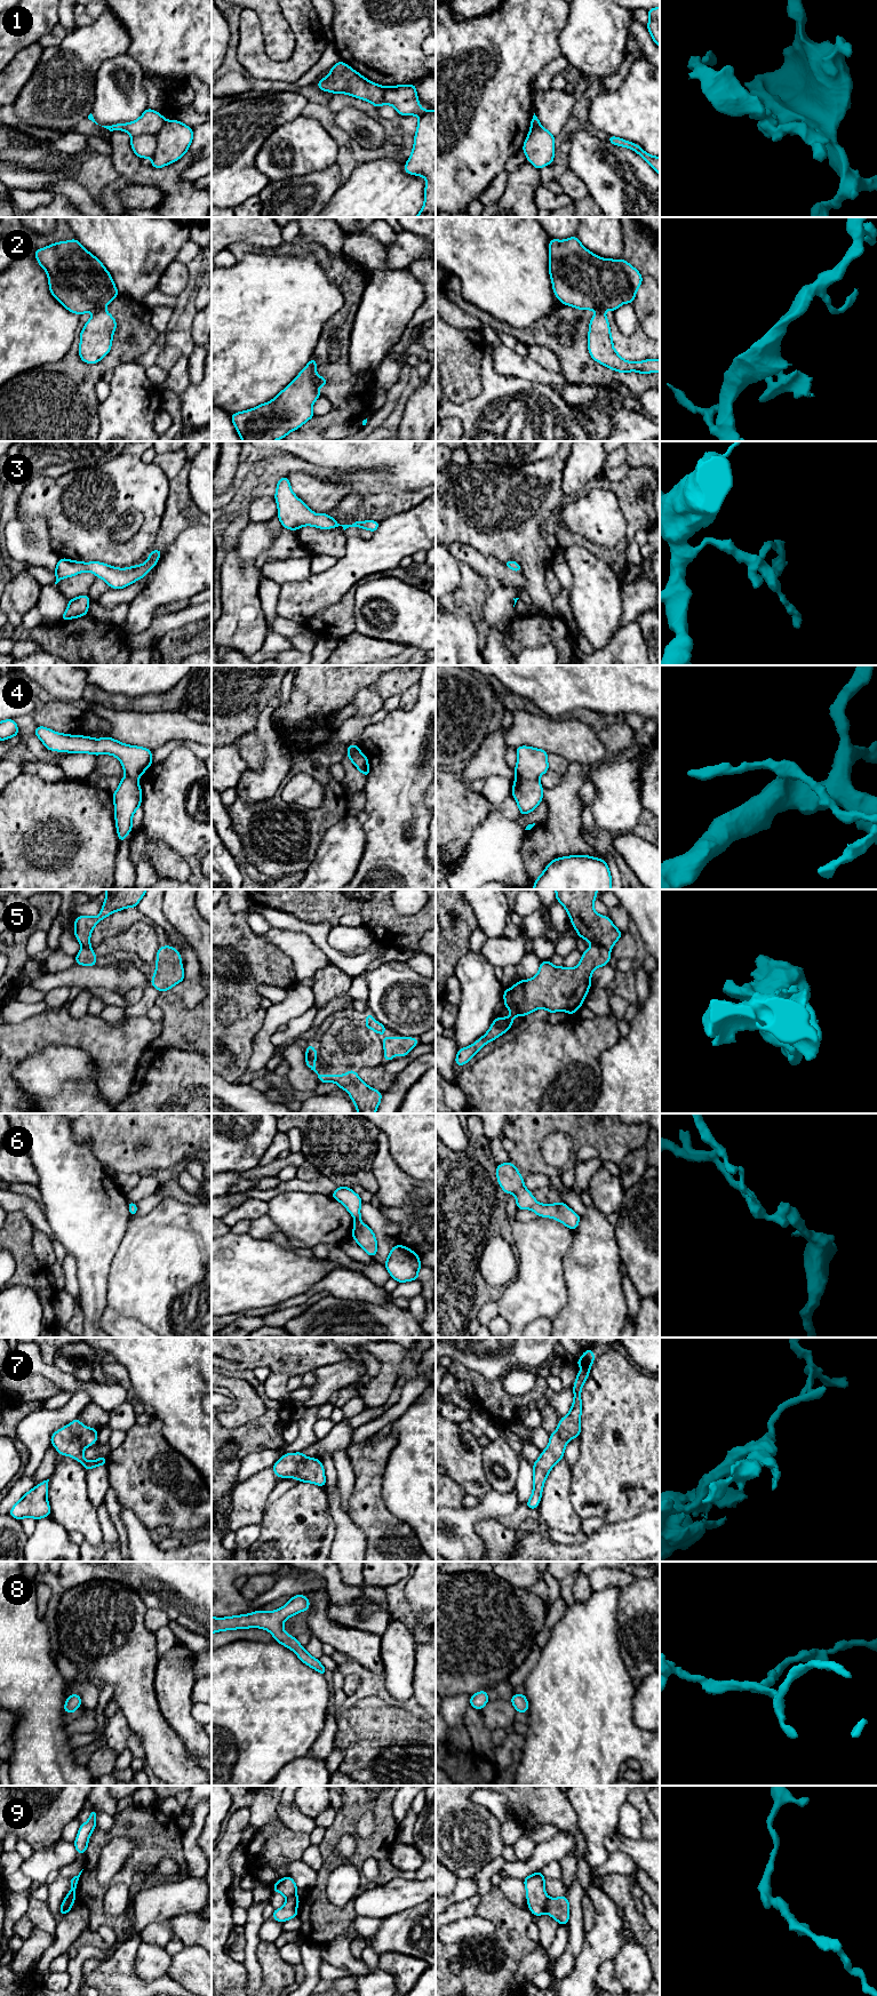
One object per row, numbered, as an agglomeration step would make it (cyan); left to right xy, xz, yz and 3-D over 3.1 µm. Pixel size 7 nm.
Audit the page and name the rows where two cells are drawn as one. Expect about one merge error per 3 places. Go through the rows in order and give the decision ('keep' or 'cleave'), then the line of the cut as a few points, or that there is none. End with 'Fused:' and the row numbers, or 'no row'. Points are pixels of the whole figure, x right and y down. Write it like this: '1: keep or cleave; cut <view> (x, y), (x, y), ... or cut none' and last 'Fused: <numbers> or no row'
1: cleave; cut xy (166, 120), (162, 127), (154, 134), (132, 136)
2: cleave; cut xy (103, 309), (93, 311)
3: keep; cut none
4: cleave; cut yz (517, 776), (537, 780)
5: cleave; cut yz (596, 945), (603, 945), (608, 950)
6: keep; cut none
7: keep; cut none
8: keep; cut none
9: cleave; cut xy (73, 1900), (65, 1902), (65, 1913)
Fused: 1, 2, 4, 5, 9

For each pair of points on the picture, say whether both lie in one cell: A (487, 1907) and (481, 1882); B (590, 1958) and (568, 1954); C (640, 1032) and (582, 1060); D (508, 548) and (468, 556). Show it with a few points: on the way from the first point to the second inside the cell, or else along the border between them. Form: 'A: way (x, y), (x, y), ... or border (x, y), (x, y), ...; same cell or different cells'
A: border (493, 1886), (483, 1897); different cells
B: border (586, 1934), (574, 1967), (561, 1979); different cells
C: border (620, 1037), (602, 1053), (599, 1068); different cells
D: border (457, 542), (473, 547), (503, 563); different cells

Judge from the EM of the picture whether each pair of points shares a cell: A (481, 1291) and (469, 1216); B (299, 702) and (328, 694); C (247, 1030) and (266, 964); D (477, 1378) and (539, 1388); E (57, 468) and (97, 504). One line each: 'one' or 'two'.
A: one
B: one
C: one
D: one
E: two

